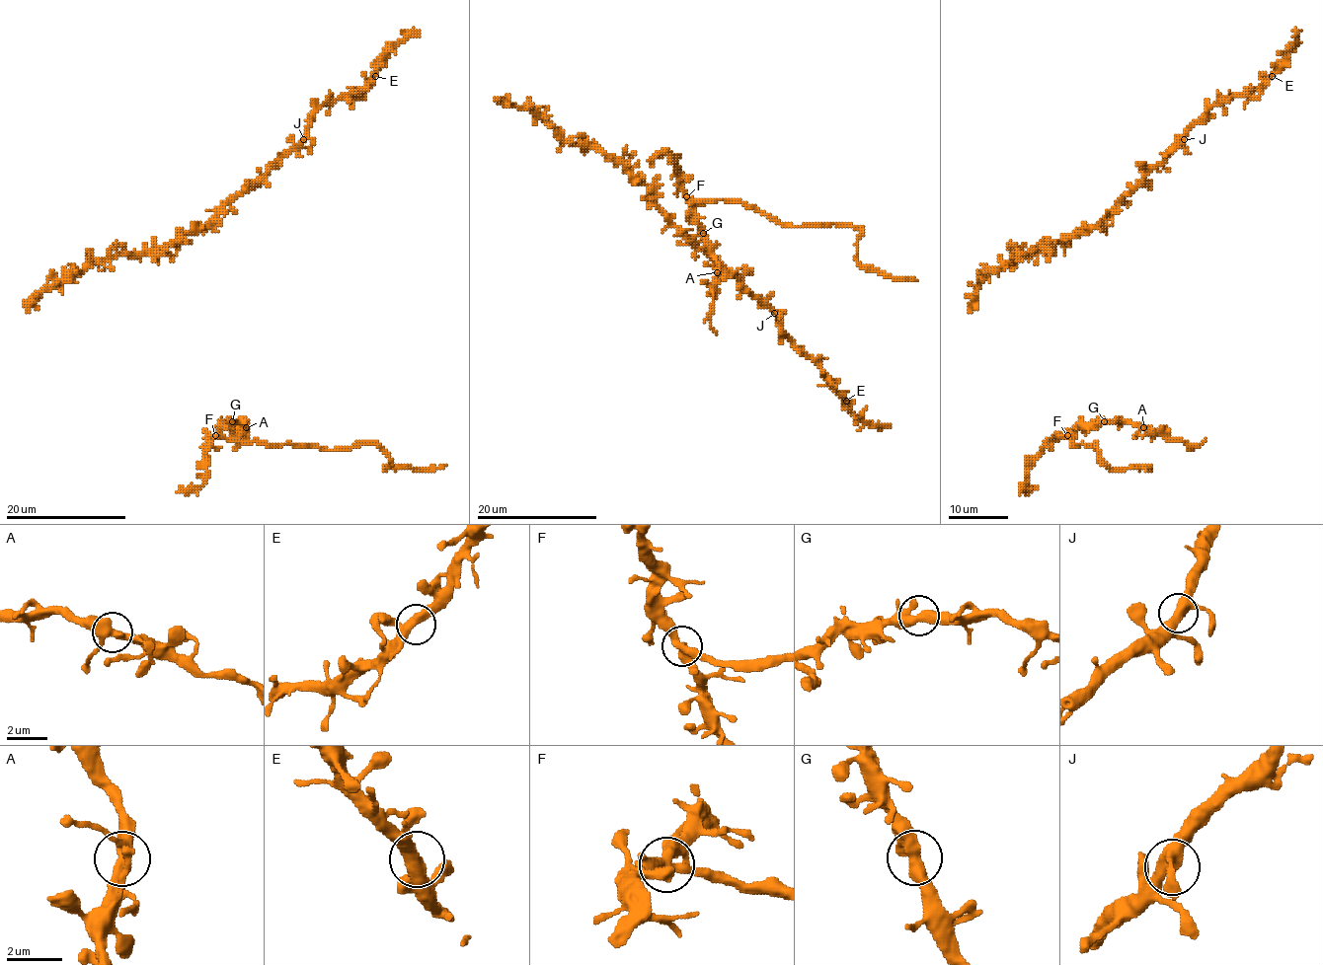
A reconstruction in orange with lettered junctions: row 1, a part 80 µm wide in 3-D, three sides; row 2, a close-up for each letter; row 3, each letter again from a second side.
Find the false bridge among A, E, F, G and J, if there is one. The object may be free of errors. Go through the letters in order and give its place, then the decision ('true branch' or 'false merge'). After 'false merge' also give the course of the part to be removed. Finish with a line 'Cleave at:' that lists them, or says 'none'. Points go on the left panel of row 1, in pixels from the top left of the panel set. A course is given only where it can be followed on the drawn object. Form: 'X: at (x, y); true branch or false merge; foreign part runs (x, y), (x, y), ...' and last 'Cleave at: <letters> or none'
A: at (246, 427); true branch
E: at (375, 76); true branch
F: at (215, 435); false merge; foreign part runs (216, 436), (323, 449), (375, 443), (390, 460), (387, 469), (439, 469), (445, 465)
G: at (232, 421); true branch
J: at (303, 139); true branch
Cleave at: F

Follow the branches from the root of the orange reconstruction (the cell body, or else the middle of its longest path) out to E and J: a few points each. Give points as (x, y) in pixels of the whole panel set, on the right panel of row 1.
E: (1048, 262), (1051, 249), (1059, 241), (1075, 238), (1097, 226), (1212, 107), (1234, 96), (1250, 96), (1272, 76)
J: (1048, 262), (1051, 249), (1059, 241), (1075, 238), (1097, 226), (1184, 139)

